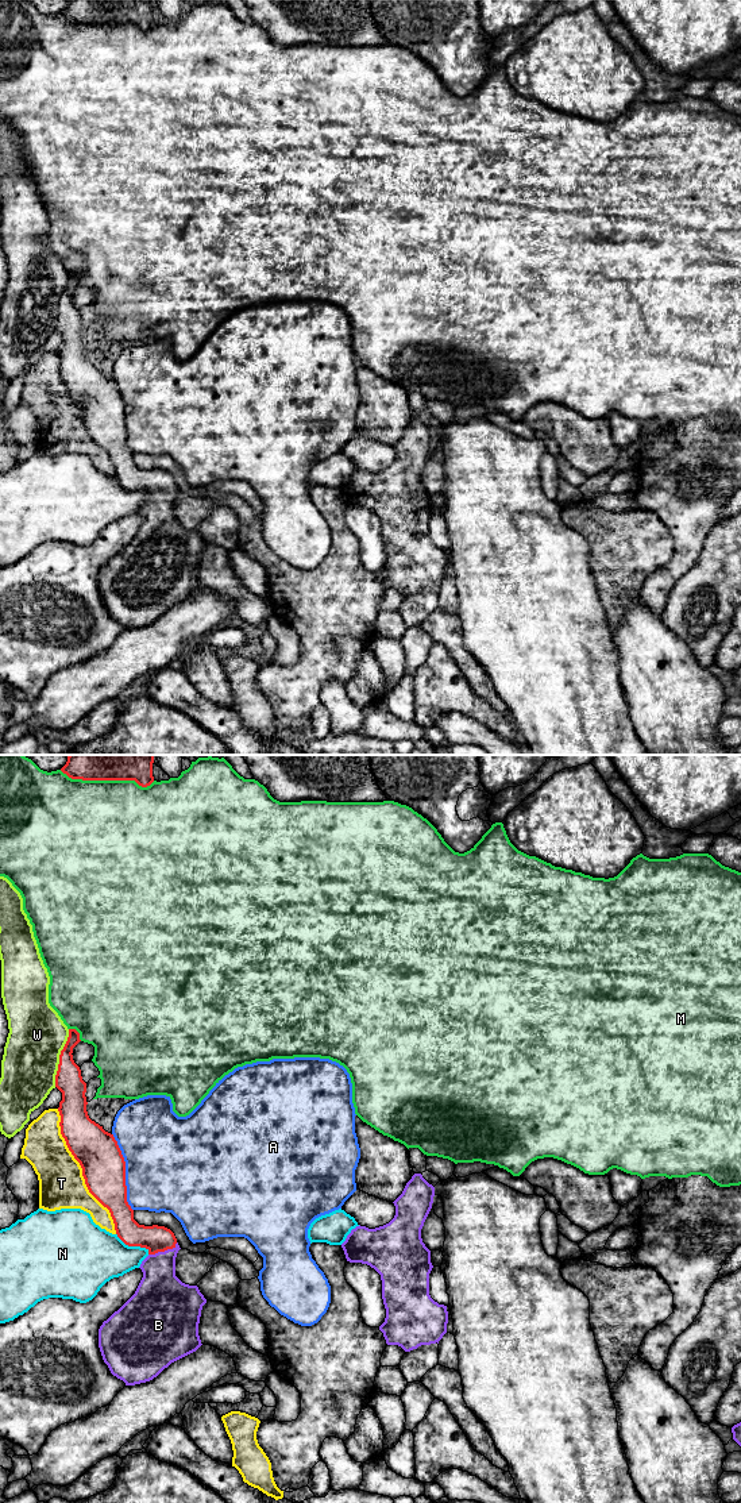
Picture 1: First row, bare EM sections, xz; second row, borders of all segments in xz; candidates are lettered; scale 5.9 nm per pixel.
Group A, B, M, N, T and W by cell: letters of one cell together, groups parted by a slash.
A / B / M / N / T / W

